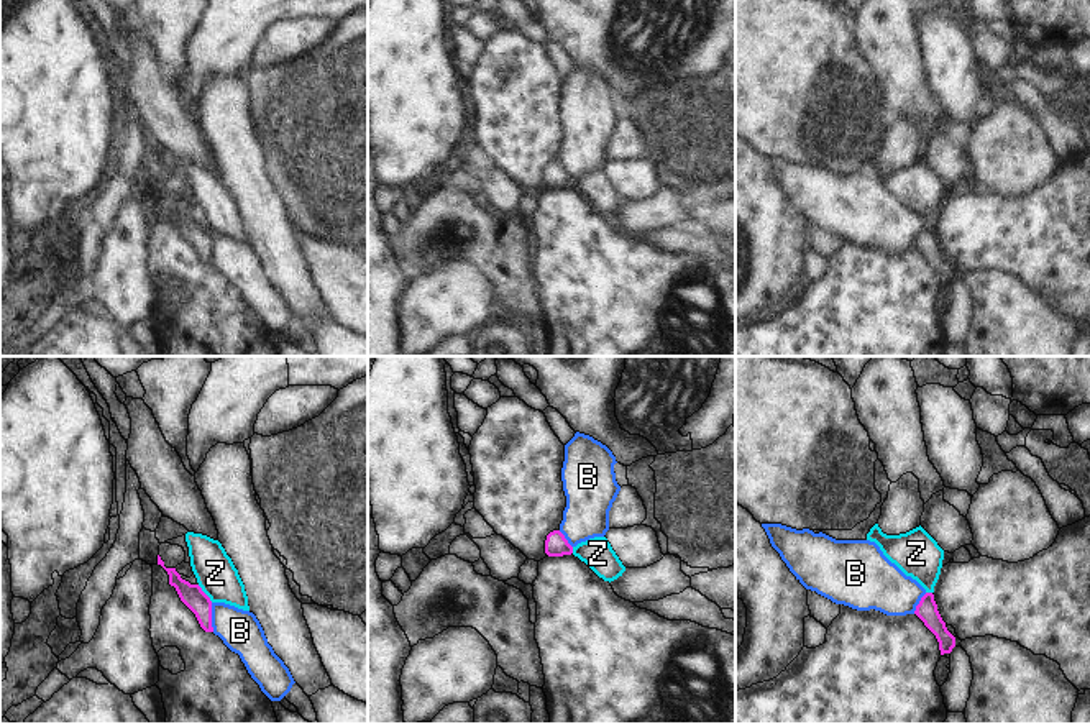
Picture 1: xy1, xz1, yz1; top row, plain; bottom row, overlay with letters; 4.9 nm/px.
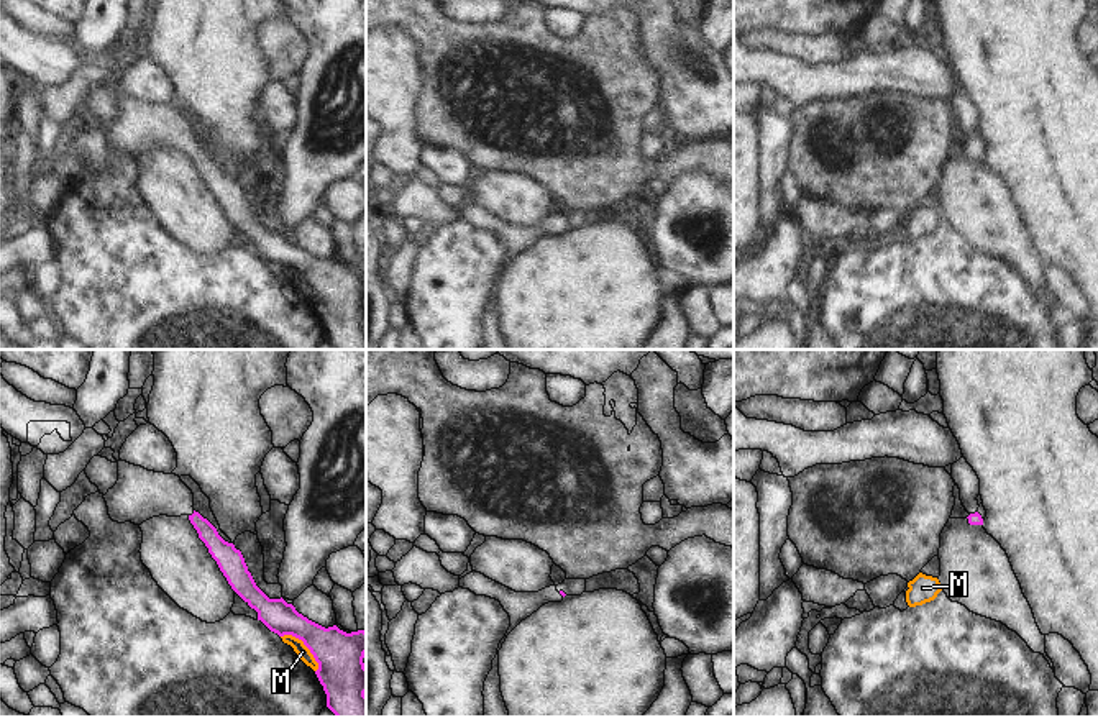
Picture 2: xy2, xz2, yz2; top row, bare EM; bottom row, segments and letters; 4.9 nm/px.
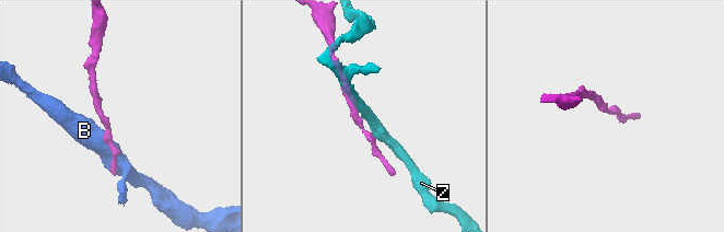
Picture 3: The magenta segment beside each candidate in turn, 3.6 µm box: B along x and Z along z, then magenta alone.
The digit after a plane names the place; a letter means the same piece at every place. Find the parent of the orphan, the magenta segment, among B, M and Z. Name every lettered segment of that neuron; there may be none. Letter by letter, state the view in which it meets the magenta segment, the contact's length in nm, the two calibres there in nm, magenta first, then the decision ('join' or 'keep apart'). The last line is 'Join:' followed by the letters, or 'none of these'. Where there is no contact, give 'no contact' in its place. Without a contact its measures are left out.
B: xy1 | 140 nm | 110/200 nm | keep apart
M: xy2 | 260 nm | 240/70 nm | keep apart
Z: xy1 | 120 nm | 110/200 nm | keep apart
Join: none of these

